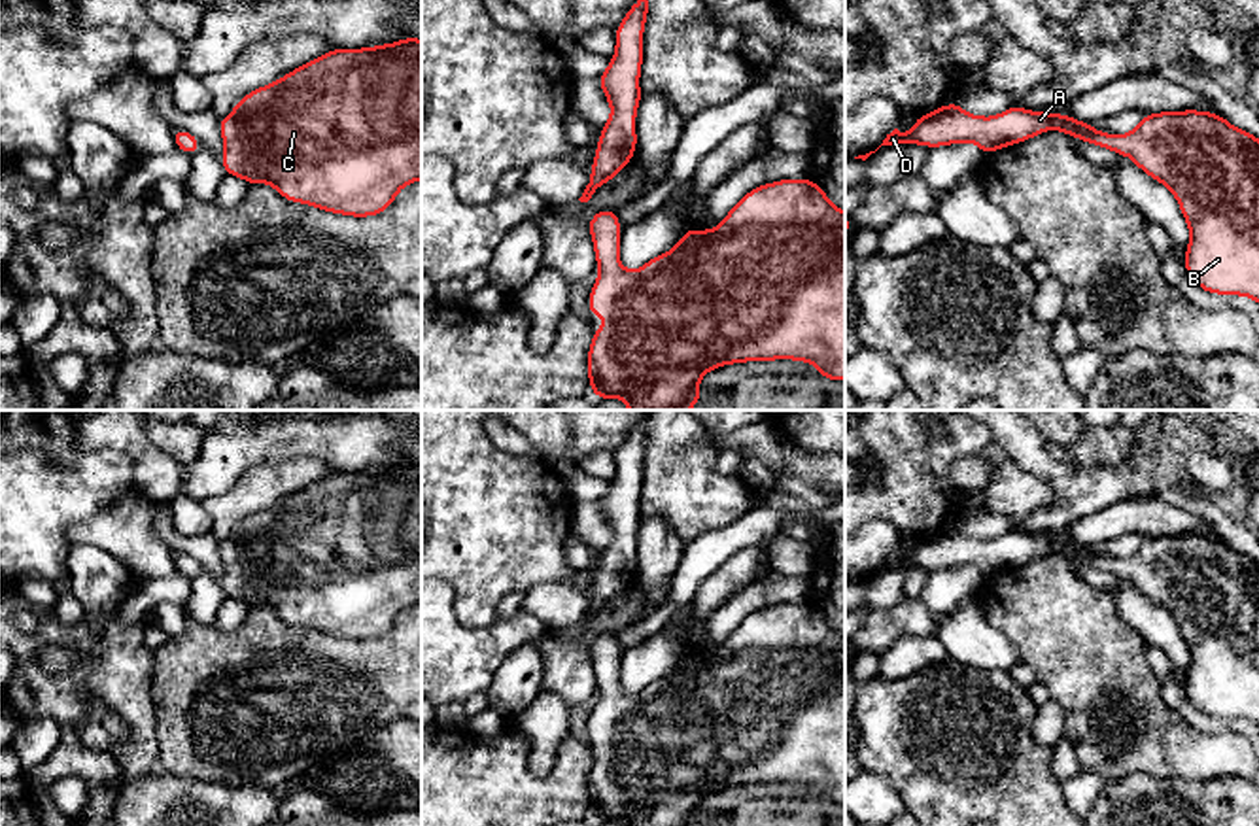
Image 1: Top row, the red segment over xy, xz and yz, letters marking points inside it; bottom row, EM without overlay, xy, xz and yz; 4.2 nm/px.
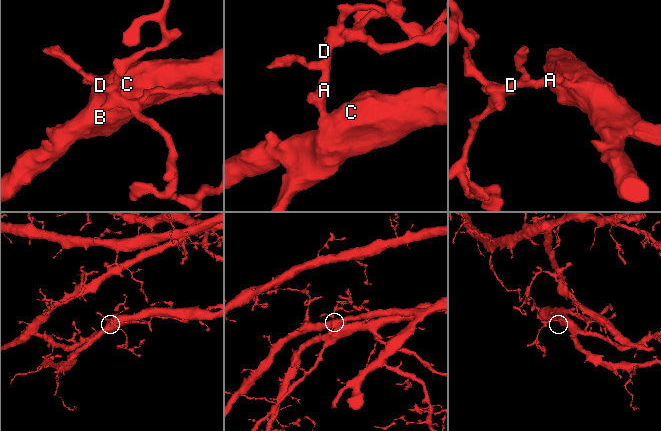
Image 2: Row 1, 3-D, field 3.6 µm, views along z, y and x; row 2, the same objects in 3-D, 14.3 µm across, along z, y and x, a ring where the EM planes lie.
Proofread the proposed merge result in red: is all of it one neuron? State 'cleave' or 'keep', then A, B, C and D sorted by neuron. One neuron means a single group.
keep | A B C D

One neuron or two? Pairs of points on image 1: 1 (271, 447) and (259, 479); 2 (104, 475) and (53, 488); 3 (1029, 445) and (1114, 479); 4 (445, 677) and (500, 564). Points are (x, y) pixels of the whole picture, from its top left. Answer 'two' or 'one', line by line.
1: two
2: one
3: one
4: two

